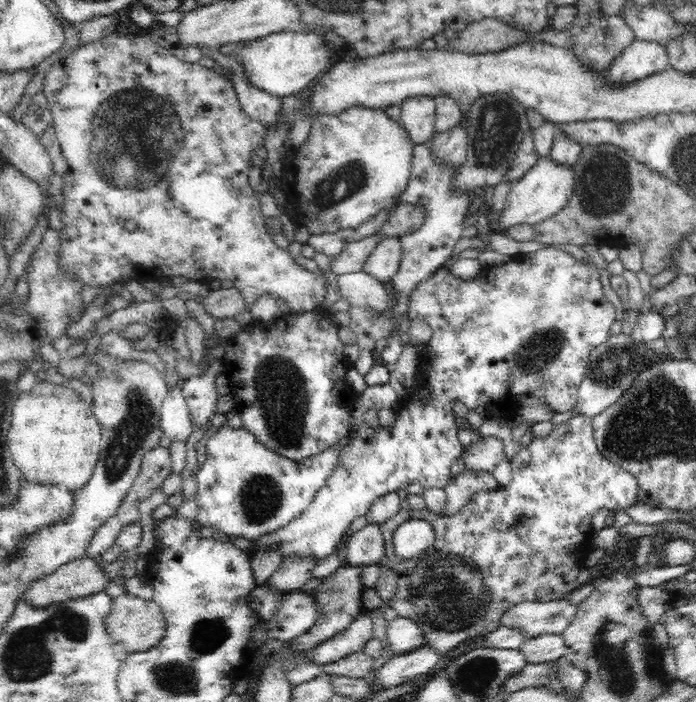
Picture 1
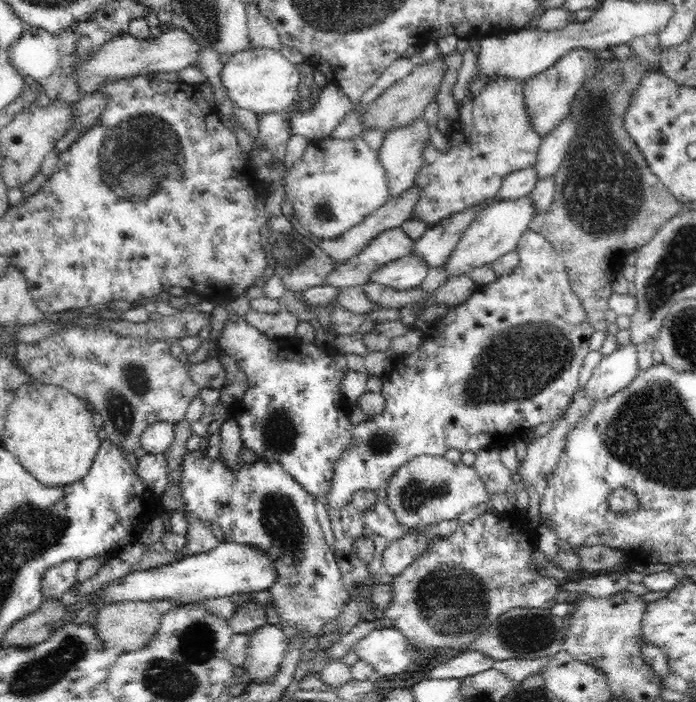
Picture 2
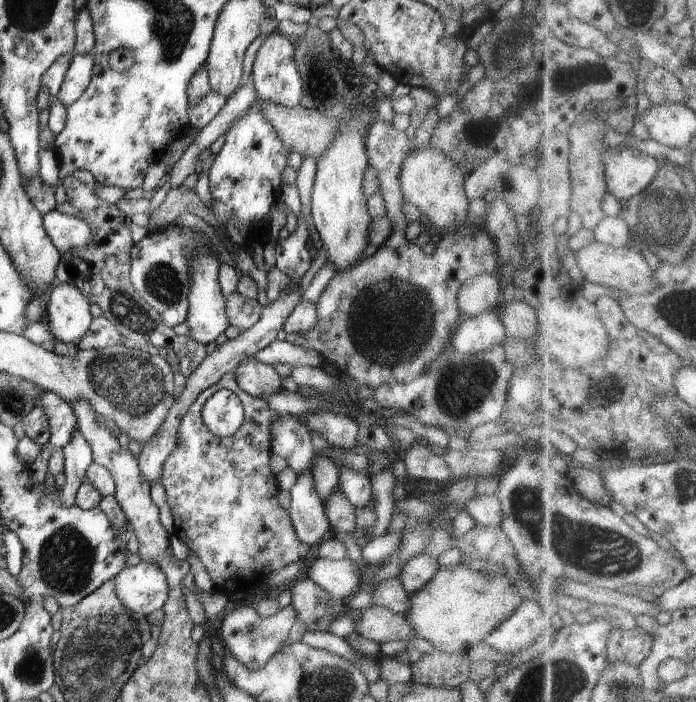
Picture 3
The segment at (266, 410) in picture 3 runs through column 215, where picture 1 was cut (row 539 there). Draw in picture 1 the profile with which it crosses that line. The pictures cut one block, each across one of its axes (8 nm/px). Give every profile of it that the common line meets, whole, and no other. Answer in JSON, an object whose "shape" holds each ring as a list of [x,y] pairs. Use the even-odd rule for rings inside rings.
{"shape":[[[578,414],[568,419],[566,422],[556,424],[547,436],[543,438],[533,438],[526,447],[520,448],[511,460],[512,480],[510,480],[510,484],[506,484],[506,486],[499,485],[496,490],[476,493],[471,500],[466,503],[466,506],[463,506],[456,514],[439,515],[432,513],[432,511],[427,508],[423,510],[409,508],[409,510],[400,510],[398,514],[394,514],[392,518],[384,522],[384,525],[378,525],[381,526],[381,532],[382,535],[384,535],[384,551],[386,551],[385,564],[394,572],[398,573],[399,576],[396,592],[394,592],[394,596],[390,598],[387,604],[396,610],[399,617],[409,618],[419,625],[421,632],[423,632],[425,644],[432,650],[435,650],[435,652],[442,656],[450,652],[452,648],[456,648],[460,642],[464,642],[472,637],[483,636],[485,633],[496,630],[496,628],[501,625],[501,618],[504,612],[521,602],[548,602],[566,598],[566,594],[574,592],[574,590],[580,586],[578,581],[576,581],[576,577],[580,574],[580,571],[585,568],[584,561],[591,552],[591,549],[586,545],[586,540],[588,540],[588,536],[592,534],[592,520],[594,516],[596,516],[596,512],[602,510],[602,508],[608,511],[627,509],[630,508],[630,506],[634,506],[634,504],[638,504],[638,479],[620,468],[619,465],[610,462],[610,460],[602,456],[594,438],[591,422],[592,418],[589,416],[583,416],[583,414],[580,416]],[[411,518],[418,518],[418,520],[430,522],[432,527],[434,527],[434,533],[436,533],[435,541],[431,548],[426,550],[424,554],[409,558],[408,560],[402,560],[394,554],[391,539],[397,526],[410,521]]]}

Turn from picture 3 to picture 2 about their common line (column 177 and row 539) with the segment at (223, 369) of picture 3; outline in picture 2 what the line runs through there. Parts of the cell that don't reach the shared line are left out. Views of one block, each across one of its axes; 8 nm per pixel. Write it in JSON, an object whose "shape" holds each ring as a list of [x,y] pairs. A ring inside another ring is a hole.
{"shape":[[[420,533],[406,534],[395,539],[386,546],[382,554],[382,566],[386,570],[387,579],[391,579],[398,574],[402,574],[424,550],[430,546],[430,537]]]}

